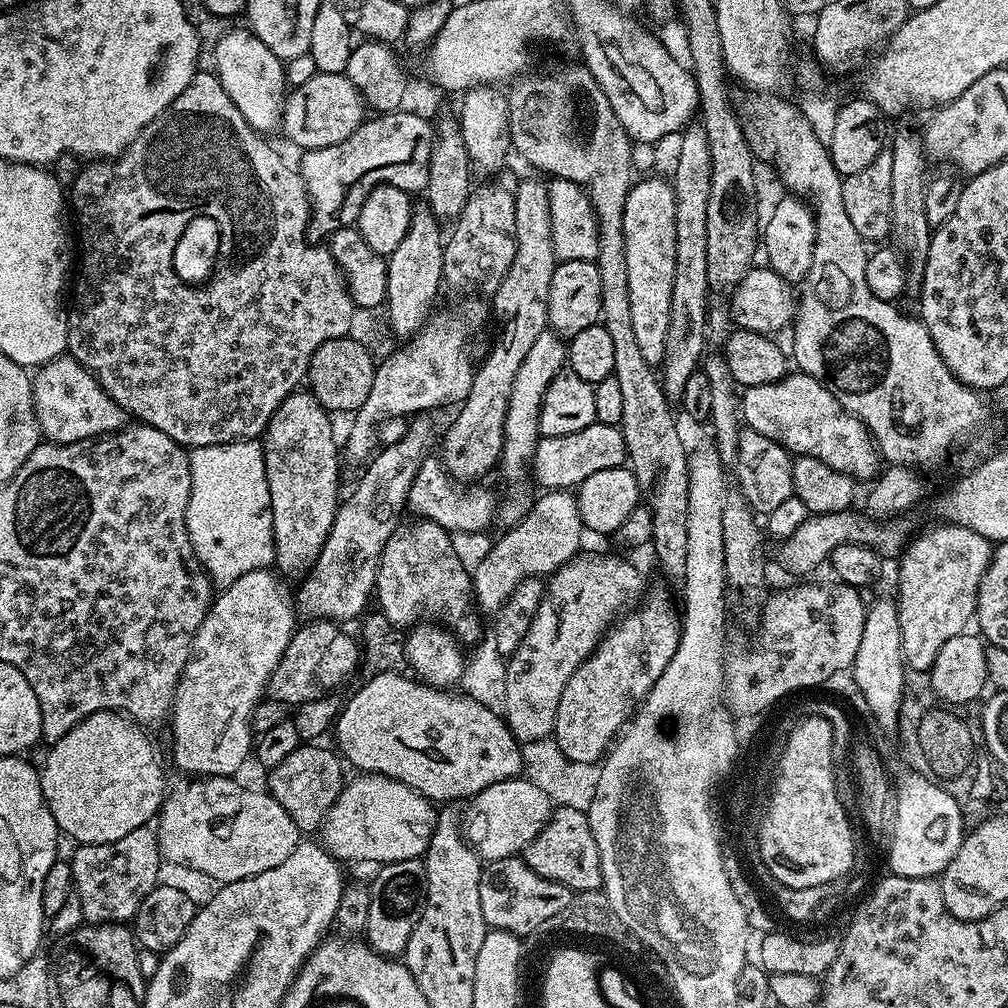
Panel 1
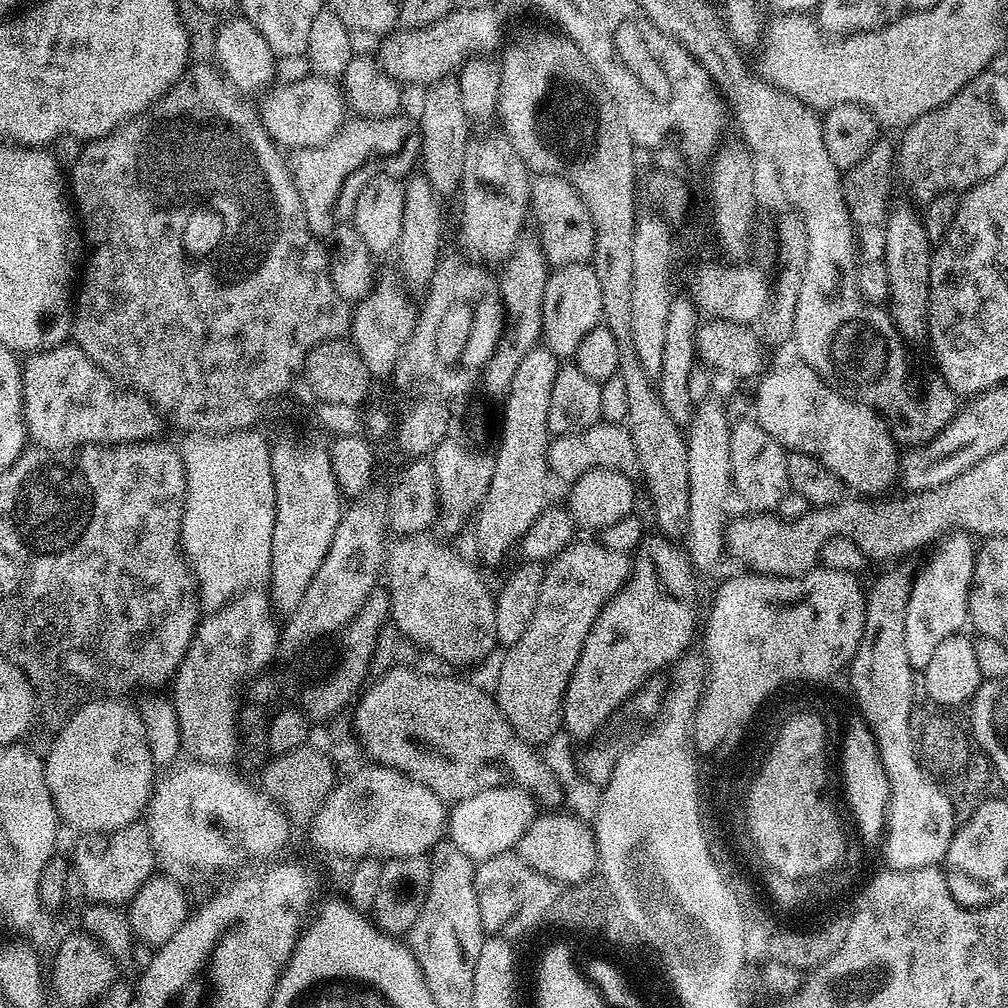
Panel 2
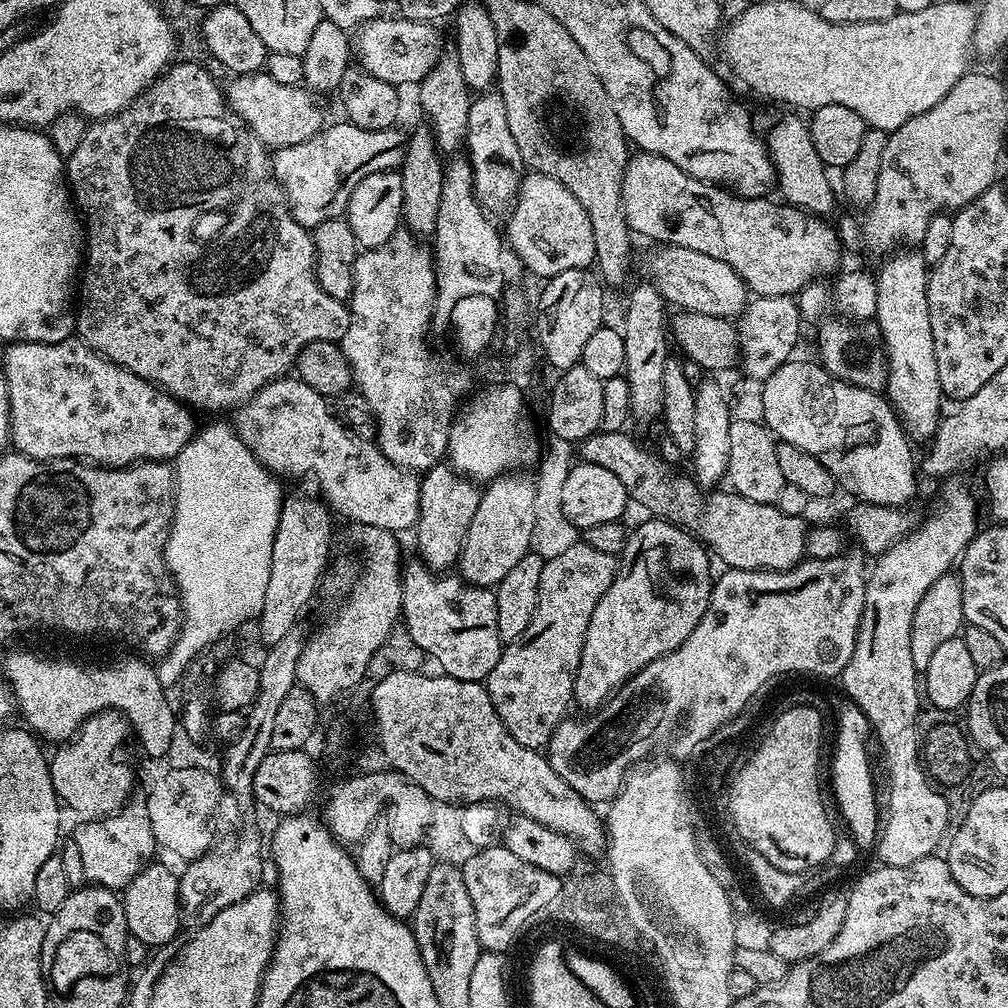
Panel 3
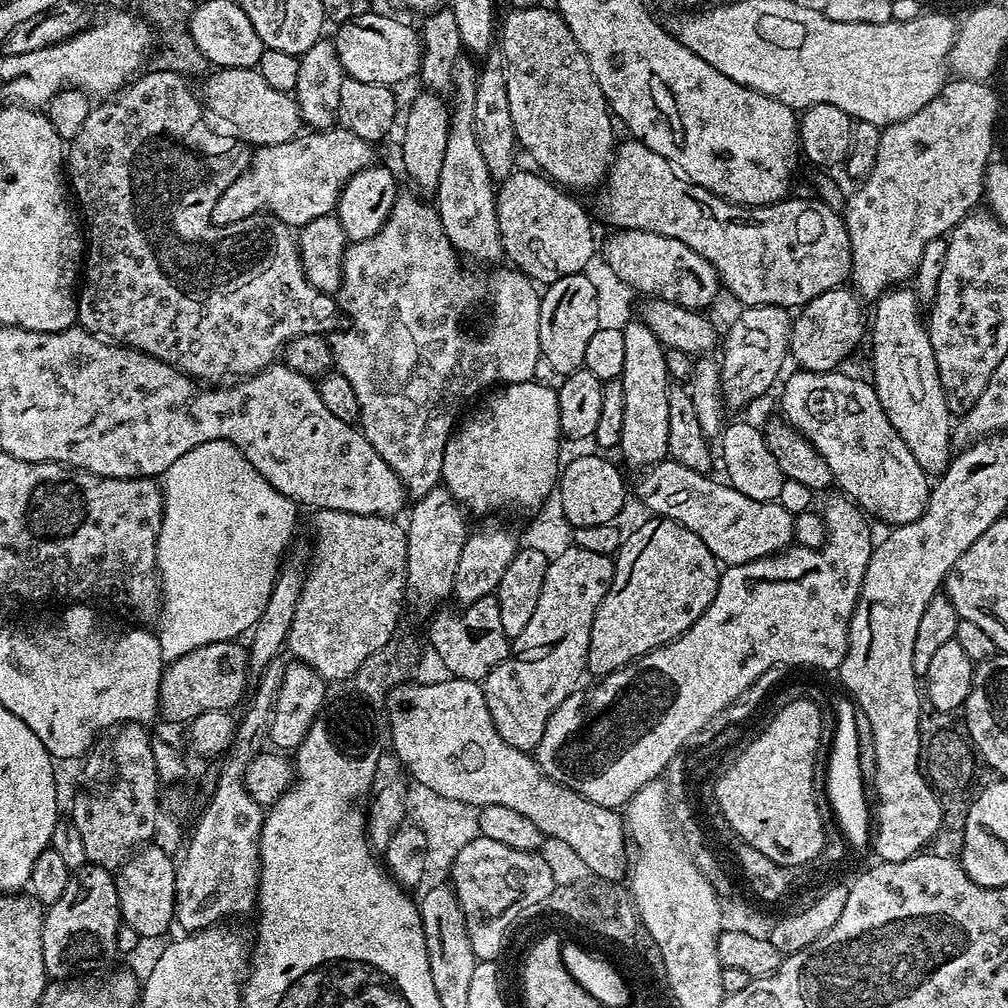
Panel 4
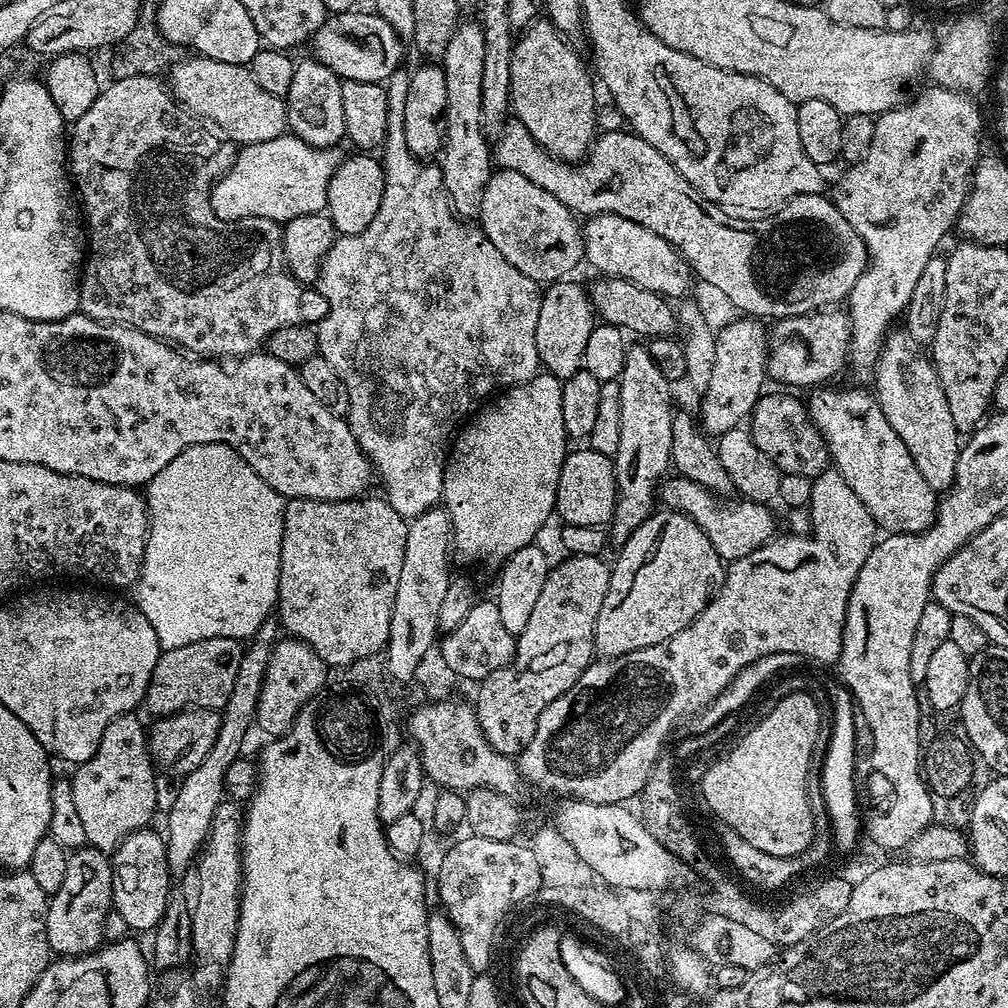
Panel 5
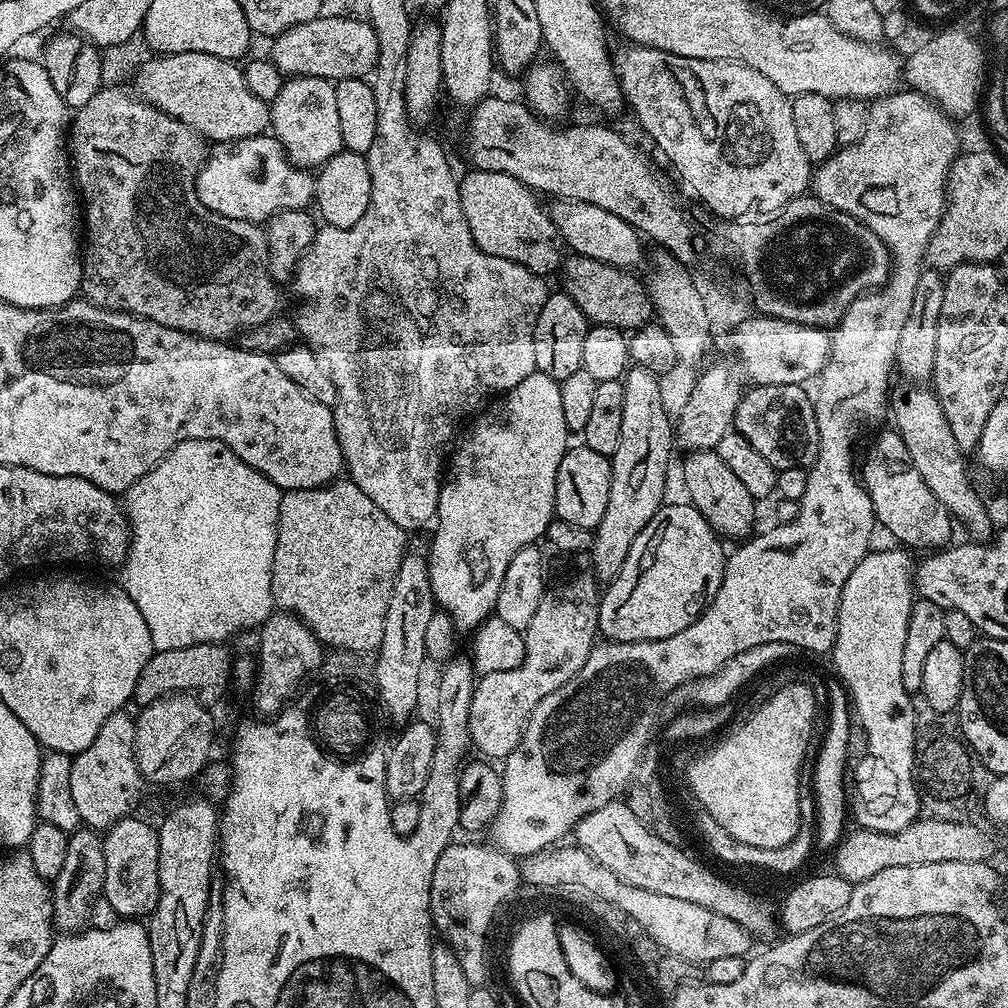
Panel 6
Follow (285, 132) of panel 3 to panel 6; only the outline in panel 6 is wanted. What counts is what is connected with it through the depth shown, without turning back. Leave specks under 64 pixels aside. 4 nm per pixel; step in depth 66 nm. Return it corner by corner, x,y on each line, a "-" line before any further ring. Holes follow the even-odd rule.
206,53
156,54
140,67
134,83
146,103
178,118
209,141
231,142
269,131
269,105
250,94
244,69
235,60

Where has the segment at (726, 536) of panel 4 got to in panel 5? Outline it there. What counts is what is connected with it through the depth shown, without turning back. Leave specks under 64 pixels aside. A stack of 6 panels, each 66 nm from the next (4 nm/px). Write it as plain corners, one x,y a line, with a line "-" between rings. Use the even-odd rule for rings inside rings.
679,474
663,481
658,496
665,509
681,512
692,519
703,530
706,538
710,538
710,546
720,555
721,560
731,562
738,558
746,558
746,554
754,554
769,540
777,535
776,520
772,517
772,508
767,504
755,504
752,500
735,498
727,504
717,493
703,488
698,482
687,480

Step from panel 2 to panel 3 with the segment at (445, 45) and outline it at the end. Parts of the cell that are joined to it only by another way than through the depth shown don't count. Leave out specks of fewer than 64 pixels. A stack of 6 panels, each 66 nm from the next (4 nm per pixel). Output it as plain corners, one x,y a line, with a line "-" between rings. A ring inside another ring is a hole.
377,18
363,25
354,36
354,60
365,72
374,74
374,78
382,78
382,82
390,82
397,86
403,84
419,85
426,74
438,62
442,45
440,32
435,23
427,20
384,20

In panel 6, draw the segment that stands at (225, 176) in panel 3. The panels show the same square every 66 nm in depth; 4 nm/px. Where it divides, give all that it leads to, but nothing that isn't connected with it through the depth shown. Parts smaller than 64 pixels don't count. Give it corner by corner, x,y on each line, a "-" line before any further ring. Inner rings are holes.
101,86
86,102
86,106
75,109
76,121
70,124
70,168
74,173
74,184
78,196
84,199
82,224
86,235
82,240
82,296
98,308
109,308
112,312
129,312
141,320
158,322
167,328
189,332
191,336
201,336
207,340
228,342
237,334
275,317
280,308
281,285
273,280
268,255
268,233
259,223
250,220
231,220
208,211
196,193
196,175
208,159
210,151
205,137
186,126
178,118
158,110
146,103
139,95
127,92
124,86

